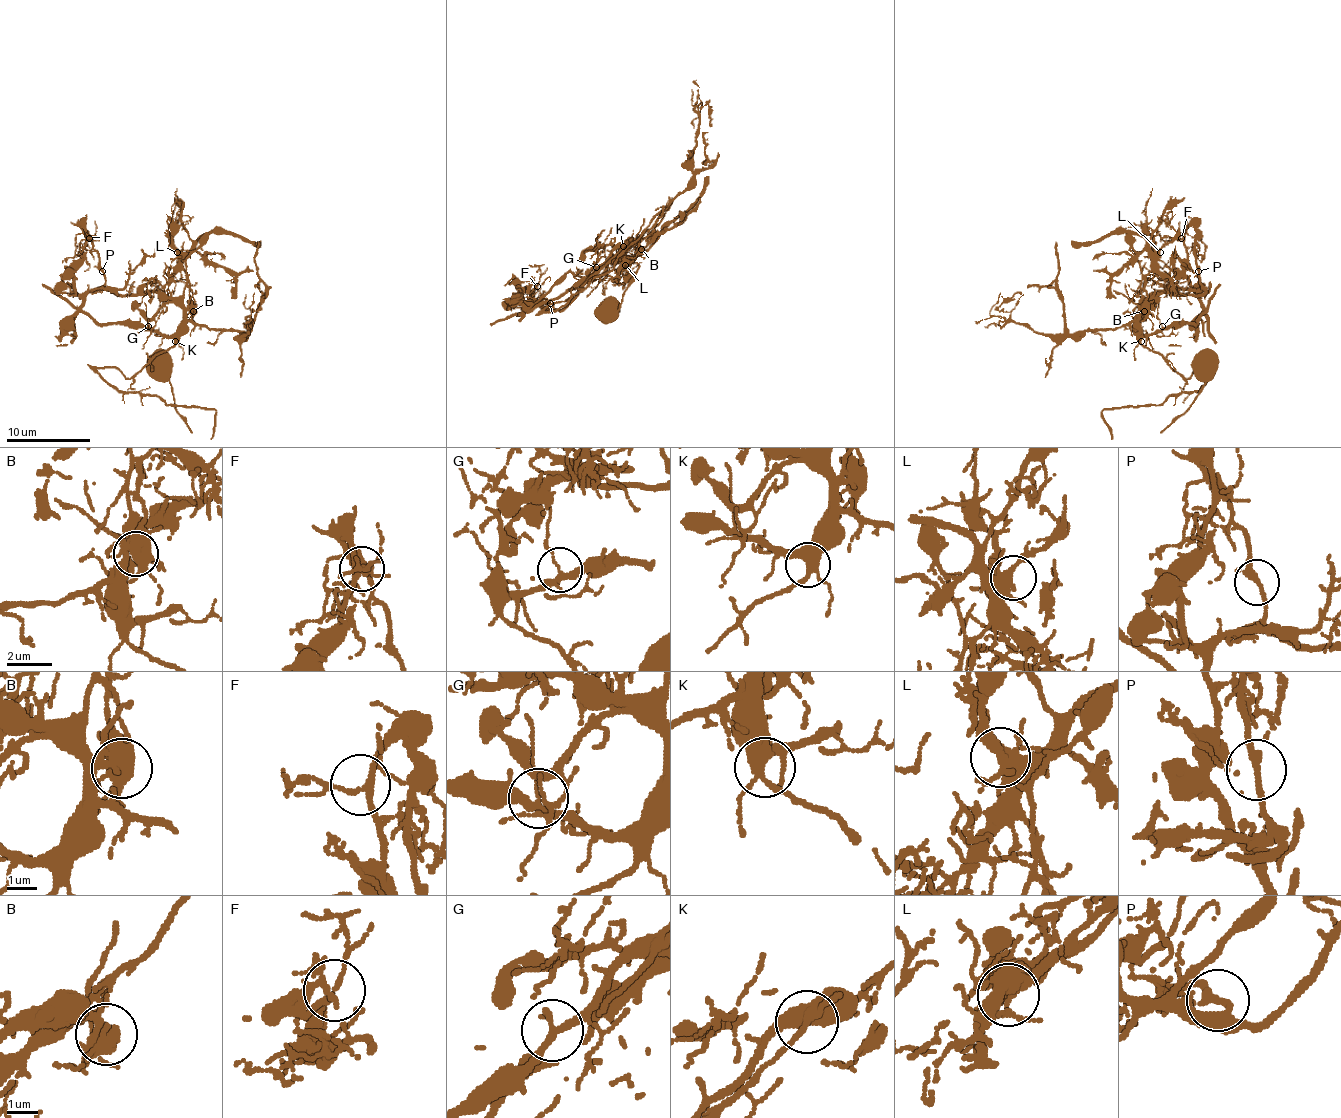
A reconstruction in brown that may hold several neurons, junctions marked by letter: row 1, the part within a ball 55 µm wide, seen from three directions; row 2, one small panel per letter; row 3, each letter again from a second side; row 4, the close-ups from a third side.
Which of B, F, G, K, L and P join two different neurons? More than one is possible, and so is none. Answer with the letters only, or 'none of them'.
B, P

